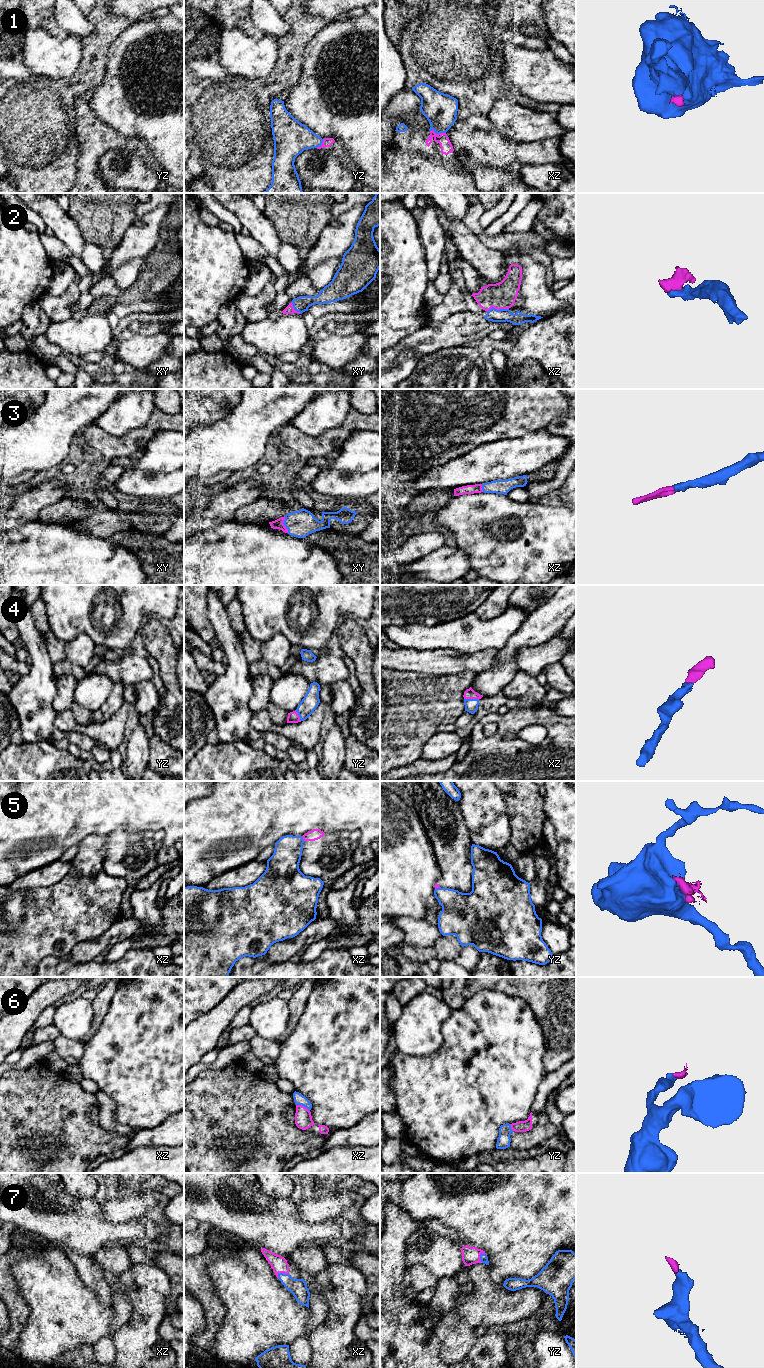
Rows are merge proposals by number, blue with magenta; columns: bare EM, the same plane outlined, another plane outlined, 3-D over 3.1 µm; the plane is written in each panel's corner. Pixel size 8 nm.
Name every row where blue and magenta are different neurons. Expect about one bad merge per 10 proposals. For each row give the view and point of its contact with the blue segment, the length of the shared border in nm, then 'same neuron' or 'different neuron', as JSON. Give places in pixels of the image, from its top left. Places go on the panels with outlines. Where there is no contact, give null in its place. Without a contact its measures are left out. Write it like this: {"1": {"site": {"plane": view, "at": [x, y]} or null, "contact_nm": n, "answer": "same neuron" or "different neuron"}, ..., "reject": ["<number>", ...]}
{"1": {"site": {"plane": "xz", "at": [438, 133]}, "contact_nm": 130, "answer": "same neuron"}, "2": {"site": {"plane": "xz", "at": [496, 309]}, "contact_nm": 180, "answer": "same neuron"}, "3": {"site": {"plane": "xy", "at": [284, 524]}, "contact_nm": 140, "answer": "same neuron"}, "4": {"site": {"plane": "xz", "at": [471, 699]}, "contact_nm": 120, "answer": "same neuron"}, "5": {"site": {"plane": "xz", "at": [302, 839]}, "contact_nm": 50, "answer": "different neuron"}, "6": {"site": {"plane": "xz", "at": [303, 1105]}, "contact_nm": 130, "answer": "same neuron"}, "7": {"site": {"plane": "xz", "at": [281, 1273]}, "contact_nm": 100, "answer": "same neuron"}, "reject": ["5"]}

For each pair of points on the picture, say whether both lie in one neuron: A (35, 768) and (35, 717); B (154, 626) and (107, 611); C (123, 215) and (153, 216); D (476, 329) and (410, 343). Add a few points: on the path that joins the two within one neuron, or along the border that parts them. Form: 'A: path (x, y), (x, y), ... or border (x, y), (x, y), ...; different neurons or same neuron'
A: border (47, 740), (24, 742); different neurons
B: border (145, 621), (139, 630); different neurons
C: border (132, 223), (119, 243); different neurons
D: path (460, 329), (426, 340); same neuron

